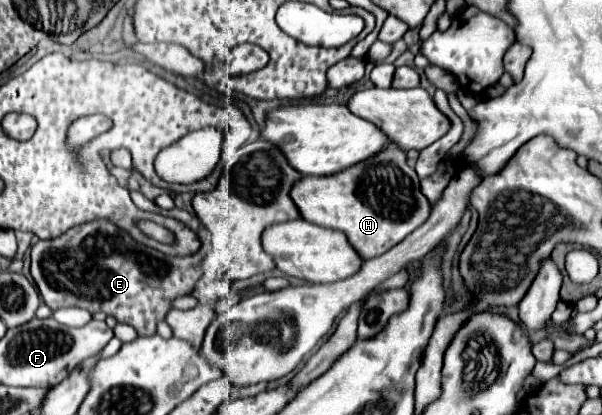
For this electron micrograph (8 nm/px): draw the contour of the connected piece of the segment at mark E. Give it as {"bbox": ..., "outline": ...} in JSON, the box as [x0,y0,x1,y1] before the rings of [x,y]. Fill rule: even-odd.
{"bbox":[32,219,200,335],"outline":[[[94,219],[90,223],[68,229],[68,233],[56,239],[40,239],[32,245],[32,277],[38,285],[38,291],[44,303],[56,311],[60,307],[82,307],[90,313],[104,311],[106,315],[114,315],[120,323],[132,325],[140,335],[152,335],[156,331],[156,323],[166,317],[172,309],[172,301],[192,293],[194,283],[200,273],[196,269],[200,261],[200,253],[186,257],[172,257],[142,243],[136,243],[126,231],[120,231],[108,219]]]}

